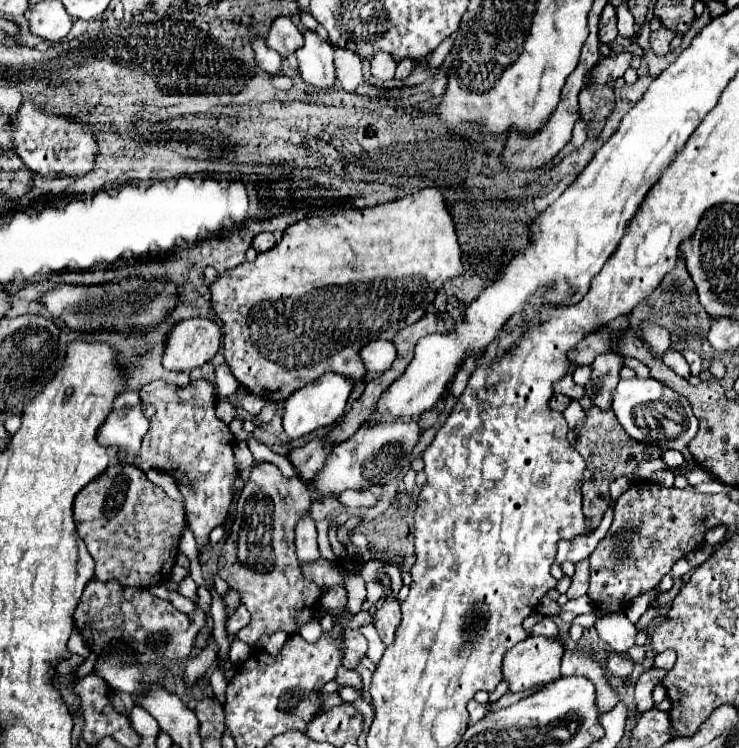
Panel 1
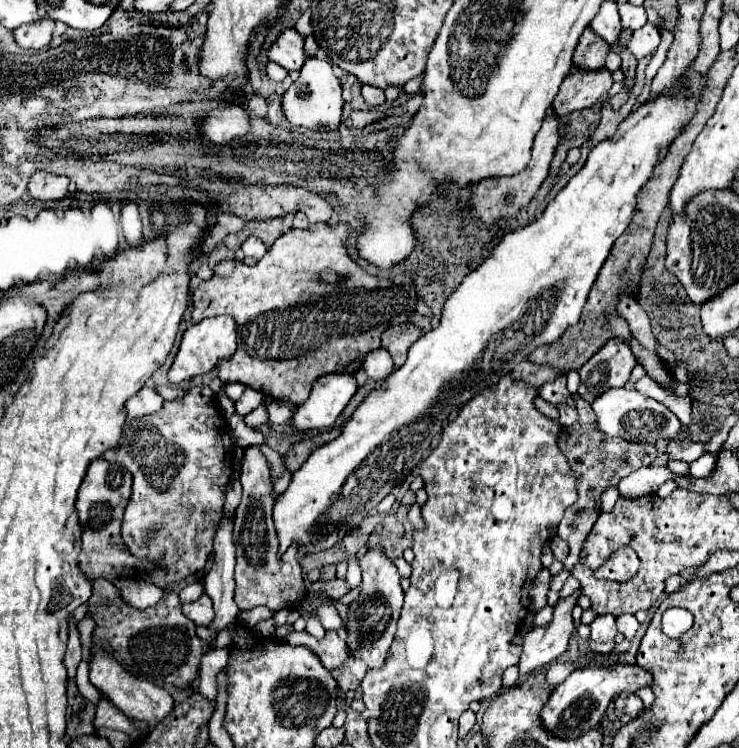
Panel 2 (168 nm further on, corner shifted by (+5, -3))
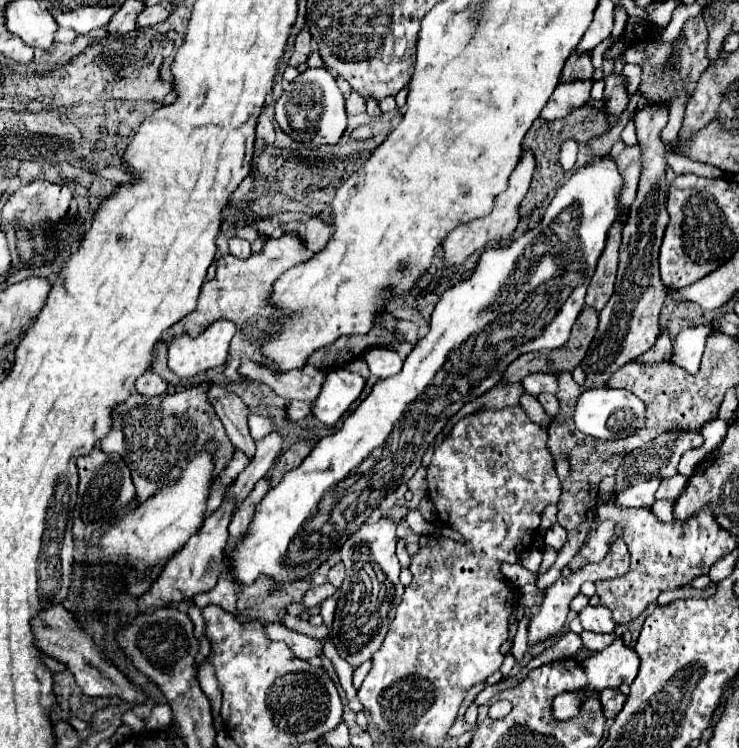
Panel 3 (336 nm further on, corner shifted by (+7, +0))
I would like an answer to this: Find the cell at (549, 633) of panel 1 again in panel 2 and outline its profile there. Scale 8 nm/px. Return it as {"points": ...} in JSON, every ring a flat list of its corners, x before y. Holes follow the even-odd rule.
{"points":[[549,605,539,609,539,611,535,611,533,613,533,627,545,627,545,625,549,625,551,615,553,615,553,607,549,607]]}

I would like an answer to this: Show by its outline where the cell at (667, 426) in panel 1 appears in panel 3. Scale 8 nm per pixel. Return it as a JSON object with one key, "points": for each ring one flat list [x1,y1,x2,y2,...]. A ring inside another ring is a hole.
{"points":[[595,388,595,390,585,390,579,396,573,418,575,418,575,426,583,434,589,434,599,440,623,440,645,426,645,420,647,420,645,412,647,412,645,404,629,390]]}

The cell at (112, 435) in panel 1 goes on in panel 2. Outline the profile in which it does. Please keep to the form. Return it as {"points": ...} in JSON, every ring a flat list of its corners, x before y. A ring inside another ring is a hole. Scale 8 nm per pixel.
{"points":[[147,383,127,401,127,421,133,421,149,413,157,413,161,405,163,405,163,397,155,391,153,383]]}

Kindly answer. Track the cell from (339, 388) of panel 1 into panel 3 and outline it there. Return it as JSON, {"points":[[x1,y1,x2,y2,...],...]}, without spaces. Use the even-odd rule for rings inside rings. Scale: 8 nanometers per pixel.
{"points":[[345,368,327,372,323,388,311,408,313,418,325,426,335,426,335,422,361,394,363,386,365,386,365,380,359,374,353,374]]}

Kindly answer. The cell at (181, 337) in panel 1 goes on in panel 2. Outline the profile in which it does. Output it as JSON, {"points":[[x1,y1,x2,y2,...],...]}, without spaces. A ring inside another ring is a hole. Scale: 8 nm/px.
{"points":[[217,315,217,317,203,319,197,325,191,325,183,333,177,357,175,357,175,361,173,361,171,369,169,369,169,383,177,385,177,383,181,383,185,379,209,373,219,361,229,359,235,353,235,349,237,349,237,325,235,325,235,321,231,317]]}

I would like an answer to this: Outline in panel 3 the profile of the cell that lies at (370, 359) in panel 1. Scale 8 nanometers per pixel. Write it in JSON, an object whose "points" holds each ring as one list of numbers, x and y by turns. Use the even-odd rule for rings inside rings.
{"points":[[371,348,363,354,363,360,367,362,371,374,377,378,389,378,389,376,397,374,403,364,401,358,397,356,397,352,389,350,389,348]]}

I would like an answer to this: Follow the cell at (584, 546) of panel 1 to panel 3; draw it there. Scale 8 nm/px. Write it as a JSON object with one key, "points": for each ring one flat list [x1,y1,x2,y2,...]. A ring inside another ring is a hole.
{"points":[[555,524,553,528,547,530,547,534,545,534,545,544,547,546,551,546,555,550,561,550,565,546,565,542,567,542,567,530,561,524]]}

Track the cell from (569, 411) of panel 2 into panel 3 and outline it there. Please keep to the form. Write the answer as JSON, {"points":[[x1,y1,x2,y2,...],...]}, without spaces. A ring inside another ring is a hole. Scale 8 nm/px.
{"points":[[539,394,537,400,543,404,543,408,545,408,545,412,547,412,549,416,555,418,555,416,561,412,561,406,559,406,559,402,557,402,557,398,555,398,553,394]]}

